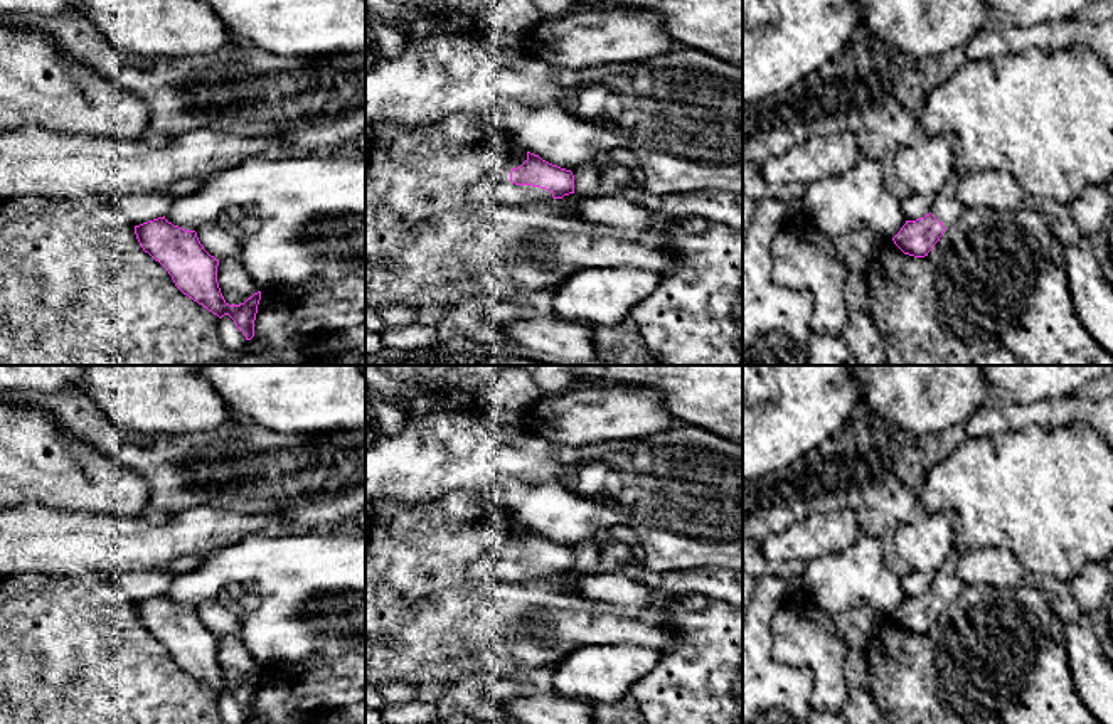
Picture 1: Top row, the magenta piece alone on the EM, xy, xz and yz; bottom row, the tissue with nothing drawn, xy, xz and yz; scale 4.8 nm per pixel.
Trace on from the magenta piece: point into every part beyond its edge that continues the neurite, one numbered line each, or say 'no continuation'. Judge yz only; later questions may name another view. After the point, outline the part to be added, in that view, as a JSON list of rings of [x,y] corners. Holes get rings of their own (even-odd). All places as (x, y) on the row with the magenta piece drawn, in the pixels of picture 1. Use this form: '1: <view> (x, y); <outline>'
1: yz (947, 207); [[[956,162],[943,190],[933,195],[931,214],[945,226],[955,226],[967,214],[967,207],[958,199],[958,184],[965,168]]]

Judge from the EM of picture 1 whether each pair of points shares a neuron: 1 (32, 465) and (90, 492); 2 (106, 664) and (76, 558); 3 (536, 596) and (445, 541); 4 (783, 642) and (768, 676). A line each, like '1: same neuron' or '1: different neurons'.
1: same neuron
2: different neurons
3: same neuron
4: different neurons

